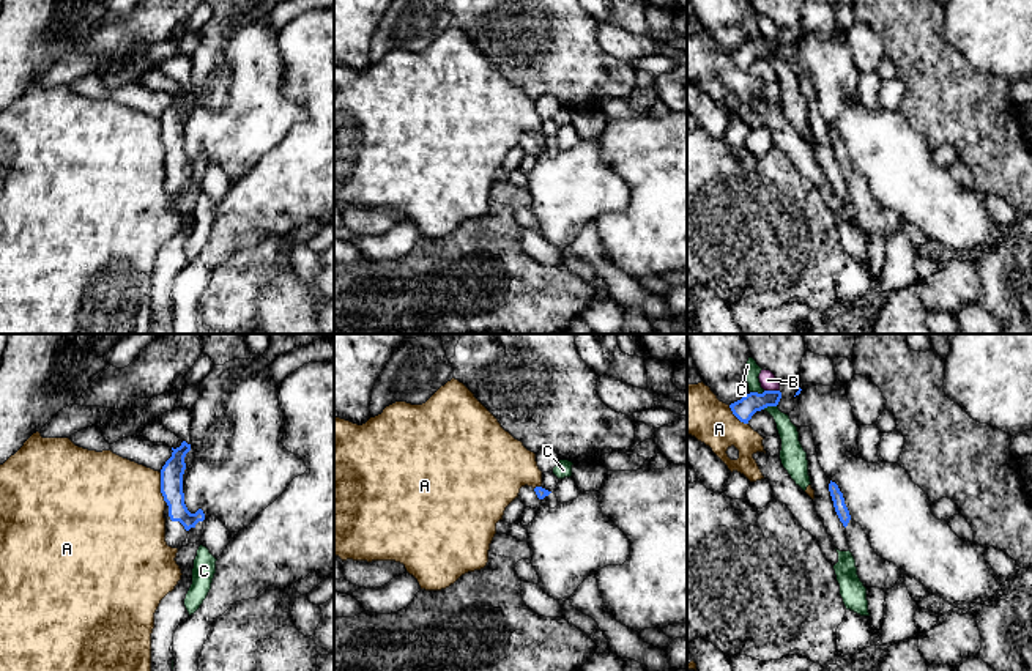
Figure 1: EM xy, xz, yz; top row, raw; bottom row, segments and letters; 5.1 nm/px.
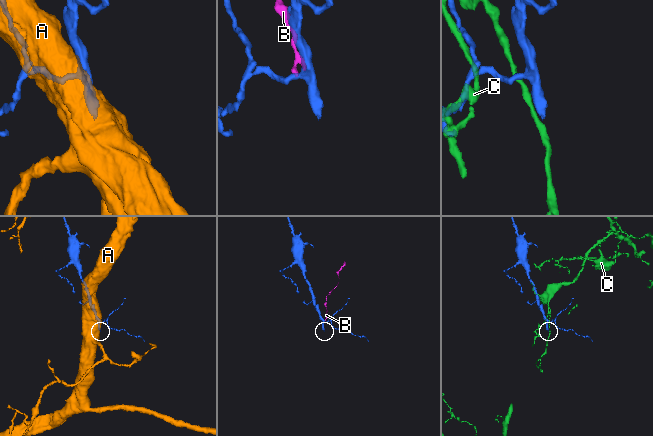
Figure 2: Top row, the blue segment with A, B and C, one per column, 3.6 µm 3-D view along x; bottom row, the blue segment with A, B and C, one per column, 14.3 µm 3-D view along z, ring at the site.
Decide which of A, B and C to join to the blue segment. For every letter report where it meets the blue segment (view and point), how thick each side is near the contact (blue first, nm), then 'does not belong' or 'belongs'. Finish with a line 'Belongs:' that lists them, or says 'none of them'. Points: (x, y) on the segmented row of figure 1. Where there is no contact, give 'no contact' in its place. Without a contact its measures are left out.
A: xy (161, 487) | 110/480 nm | does not belong
B: yz (772, 391) | 110/90 nm | does not belong
C: yz (757, 392) | 110/70 nm | does not belong
Belongs: none of them

